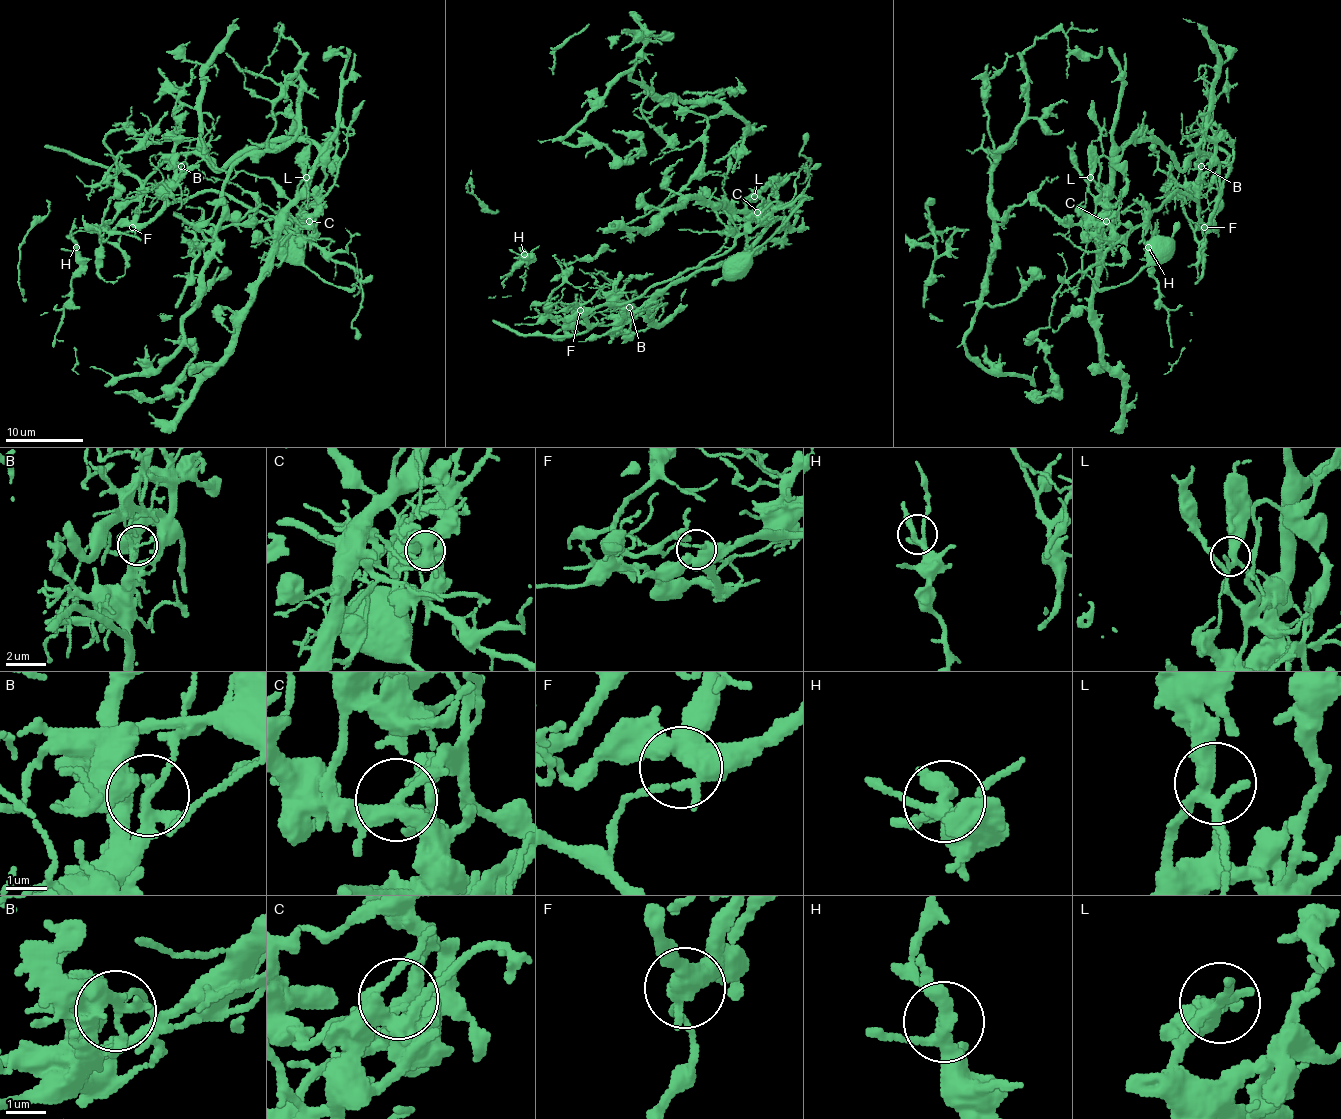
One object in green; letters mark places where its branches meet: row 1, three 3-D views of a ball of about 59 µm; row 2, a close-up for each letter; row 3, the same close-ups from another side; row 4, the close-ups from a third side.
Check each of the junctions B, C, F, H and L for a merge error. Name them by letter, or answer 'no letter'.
B, C

